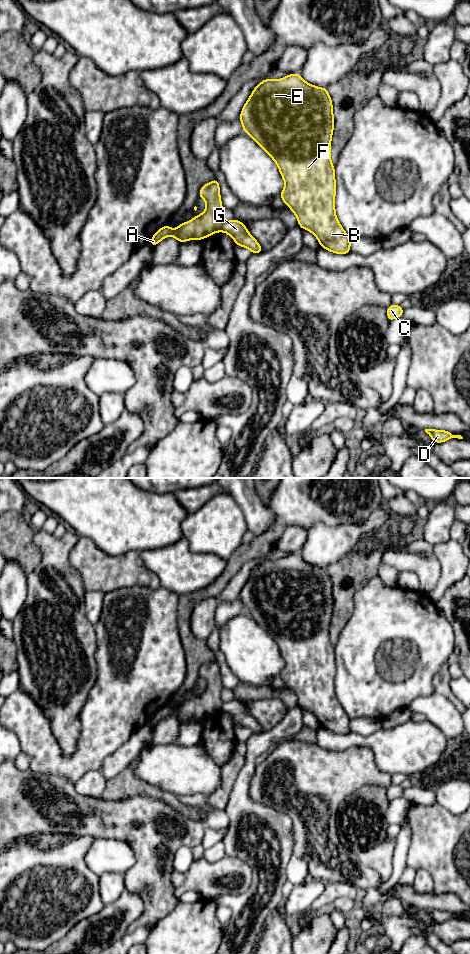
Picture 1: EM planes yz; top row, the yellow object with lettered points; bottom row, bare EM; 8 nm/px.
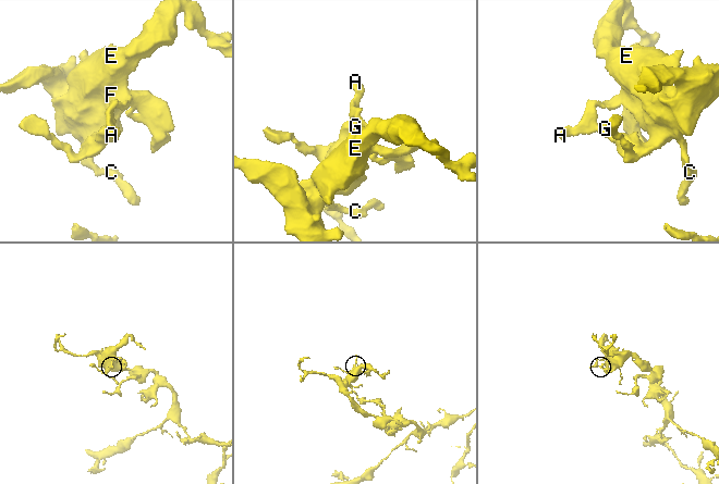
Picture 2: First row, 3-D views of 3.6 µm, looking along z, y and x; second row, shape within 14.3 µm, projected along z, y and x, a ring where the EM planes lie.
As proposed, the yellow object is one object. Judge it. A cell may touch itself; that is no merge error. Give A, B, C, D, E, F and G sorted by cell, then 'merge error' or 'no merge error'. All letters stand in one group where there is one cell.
A / B C D E F G | merge error

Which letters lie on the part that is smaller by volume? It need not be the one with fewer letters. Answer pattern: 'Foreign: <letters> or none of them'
Foreign: A

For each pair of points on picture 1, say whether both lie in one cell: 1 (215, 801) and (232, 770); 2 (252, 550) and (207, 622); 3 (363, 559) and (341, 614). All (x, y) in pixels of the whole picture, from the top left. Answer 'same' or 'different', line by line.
1: same
2: different
3: same

